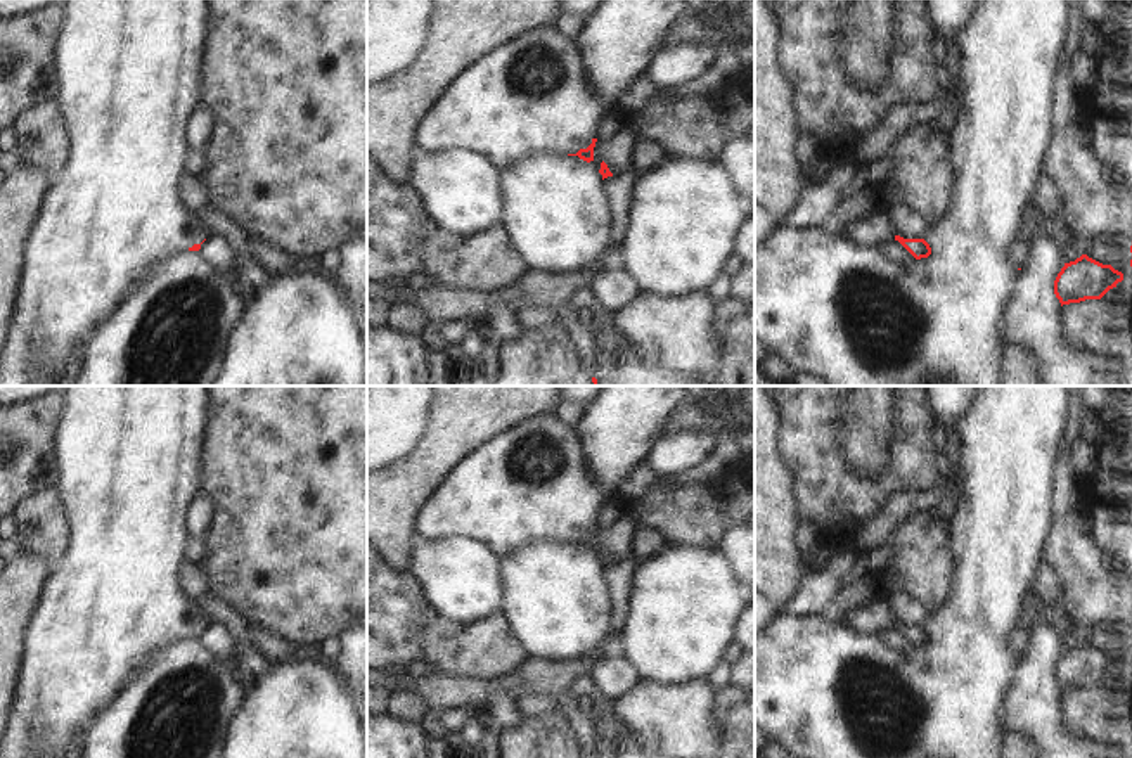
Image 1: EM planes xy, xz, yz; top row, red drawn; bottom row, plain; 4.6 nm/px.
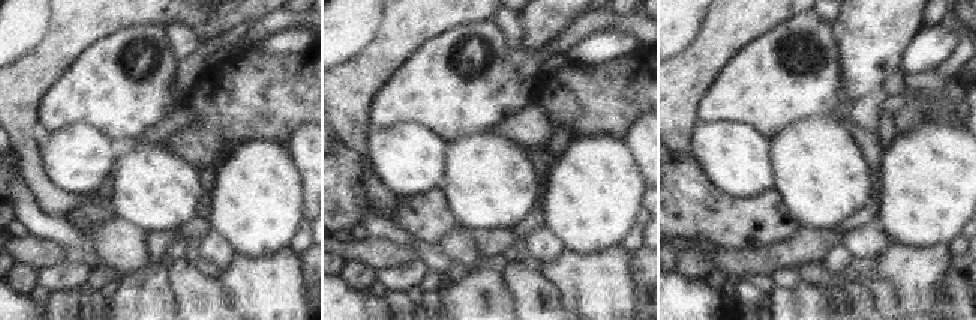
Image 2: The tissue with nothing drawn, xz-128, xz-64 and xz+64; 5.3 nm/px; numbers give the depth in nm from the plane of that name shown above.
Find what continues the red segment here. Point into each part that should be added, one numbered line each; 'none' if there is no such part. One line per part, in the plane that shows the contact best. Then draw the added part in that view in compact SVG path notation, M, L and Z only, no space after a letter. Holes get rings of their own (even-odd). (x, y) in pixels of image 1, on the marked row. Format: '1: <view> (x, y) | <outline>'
1: xz (527, 97) | M540 28L511 38L467 66L417 125L415 145L428 154L469 149L502 170L528 156L587 149L609 109L589 87L575 42L556 28Z

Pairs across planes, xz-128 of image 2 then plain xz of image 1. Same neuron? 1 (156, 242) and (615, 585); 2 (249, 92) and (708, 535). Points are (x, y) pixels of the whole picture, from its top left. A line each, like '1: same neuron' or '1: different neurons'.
1: different neurons
2: same neuron

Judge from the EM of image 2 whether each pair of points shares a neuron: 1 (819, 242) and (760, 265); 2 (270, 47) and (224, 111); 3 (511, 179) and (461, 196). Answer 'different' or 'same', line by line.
1: same
2: different
3: same

